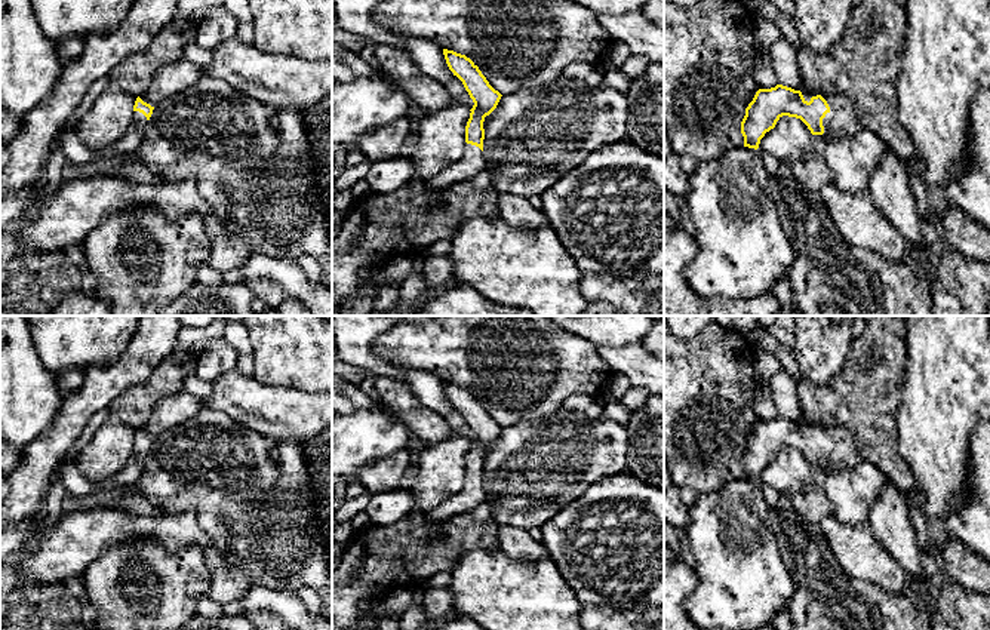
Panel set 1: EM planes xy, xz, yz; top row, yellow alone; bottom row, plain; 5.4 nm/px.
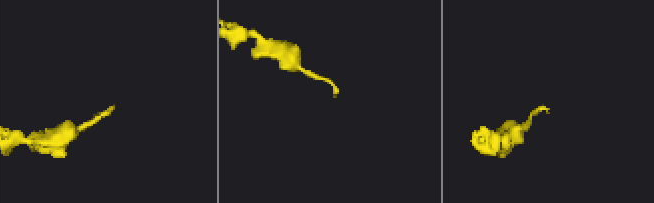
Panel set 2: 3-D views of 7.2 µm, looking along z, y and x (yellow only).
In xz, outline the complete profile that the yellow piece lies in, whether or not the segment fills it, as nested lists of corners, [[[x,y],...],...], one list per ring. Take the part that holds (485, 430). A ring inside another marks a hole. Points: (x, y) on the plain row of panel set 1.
[[[443,381],[443,387],[449,402],[462,414],[474,437],[465,458],[465,482],[461,491],[427,513],[427,522],[443,522],[451,516],[470,511],[486,503],[483,454],[496,440],[502,428],[489,417],[470,390],[448,381]]]

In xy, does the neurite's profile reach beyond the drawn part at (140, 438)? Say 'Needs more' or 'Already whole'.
Needs more

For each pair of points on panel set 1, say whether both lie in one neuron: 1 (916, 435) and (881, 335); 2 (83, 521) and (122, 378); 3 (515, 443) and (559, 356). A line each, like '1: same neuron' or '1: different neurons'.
1: different neurons
2: different neurons
3: different neurons

